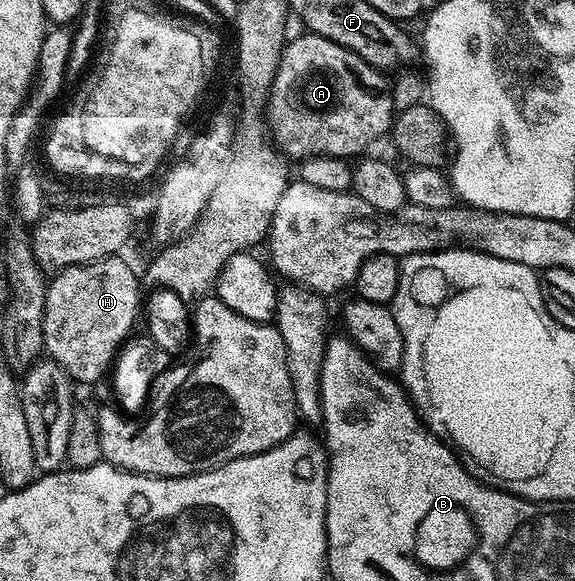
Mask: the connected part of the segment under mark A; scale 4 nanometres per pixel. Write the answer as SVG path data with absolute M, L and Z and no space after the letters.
M309 32L302 33L301 38L296 38L285 45L281 52L281 62L278 64L277 75L274 76L272 91L269 92L267 115L270 125L270 134L274 139L275 145L279 147L284 154L291 156L293 159L299 160L308 157L310 154L333 154L339 158L349 160L355 159L355 154L360 154L367 148L371 142L376 142L380 137L387 135L391 131L394 119L394 107L392 105L392 91L390 89L389 79L384 79L385 76L379 69L373 67L366 60L360 59L354 52L347 50L345 47L340 47L336 43L332 43L328 39L324 39L320 35Z

